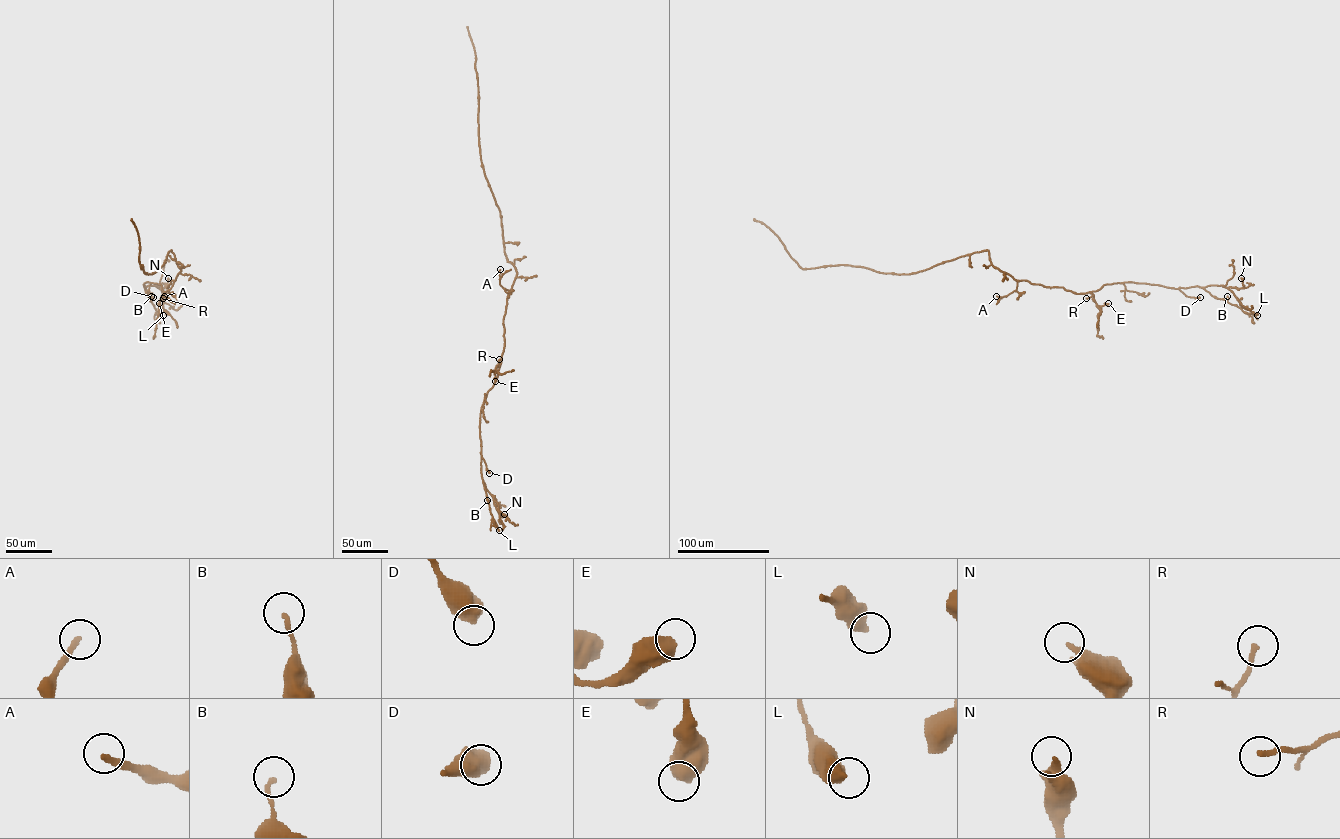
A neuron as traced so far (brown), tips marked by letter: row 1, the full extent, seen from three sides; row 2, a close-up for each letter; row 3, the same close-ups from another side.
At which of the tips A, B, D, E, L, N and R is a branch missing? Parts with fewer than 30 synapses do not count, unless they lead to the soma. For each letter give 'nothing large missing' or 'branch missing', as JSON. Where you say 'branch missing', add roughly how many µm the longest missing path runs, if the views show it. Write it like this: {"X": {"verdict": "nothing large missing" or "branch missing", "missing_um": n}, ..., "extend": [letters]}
{"A": {"verdict": "branch missing", "missing_um": 45}, "B": {"verdict": "nothing large missing"}, "D": {"verdict": "nothing large missing"}, "E": {"verdict": "nothing large missing"}, "L": {"verdict": "nothing large missing"}, "N": {"verdict": "nothing large missing"}, "R": {"verdict": "nothing large missing"}, "extend": ["A"]}

